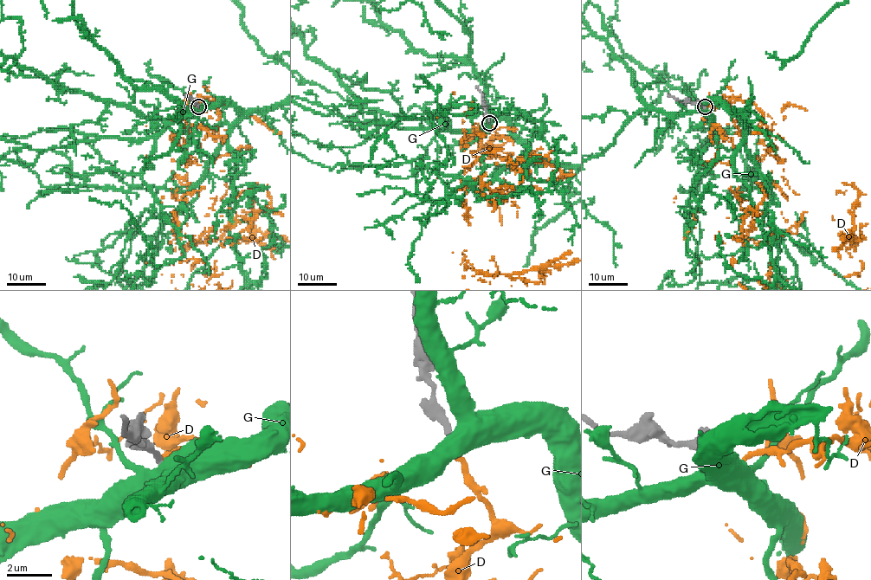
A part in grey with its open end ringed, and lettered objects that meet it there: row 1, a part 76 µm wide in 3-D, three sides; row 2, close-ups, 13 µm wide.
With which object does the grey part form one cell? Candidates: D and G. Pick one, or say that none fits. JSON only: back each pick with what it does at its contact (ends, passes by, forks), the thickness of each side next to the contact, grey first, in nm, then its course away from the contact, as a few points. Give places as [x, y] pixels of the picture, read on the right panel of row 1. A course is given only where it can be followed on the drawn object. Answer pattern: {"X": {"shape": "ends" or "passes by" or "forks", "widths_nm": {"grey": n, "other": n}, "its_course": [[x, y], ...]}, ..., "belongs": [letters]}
{"belongs": []}

